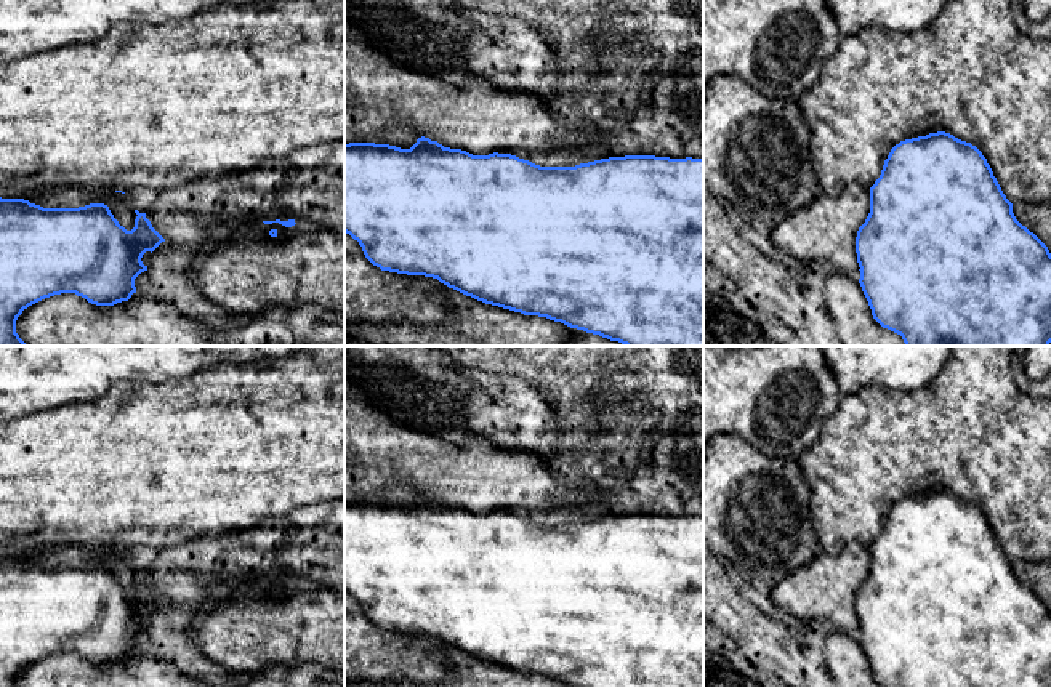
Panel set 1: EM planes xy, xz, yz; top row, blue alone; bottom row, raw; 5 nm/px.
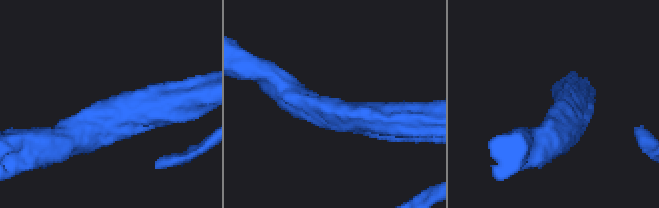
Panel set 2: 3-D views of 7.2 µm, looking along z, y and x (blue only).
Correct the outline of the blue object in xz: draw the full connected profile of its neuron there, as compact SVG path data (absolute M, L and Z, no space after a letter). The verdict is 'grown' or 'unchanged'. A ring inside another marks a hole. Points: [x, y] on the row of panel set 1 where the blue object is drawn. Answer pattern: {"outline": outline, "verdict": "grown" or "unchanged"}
{"outline": "M418 138L410 149L389 144L344 144L344 232L381 271L425 275L485 304L546 317L625 346L703 346L703 159L655 155L609 157L575 167L540 167L511 154L473 155Z", "verdict": "unchanged"}

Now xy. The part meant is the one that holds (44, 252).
{"outline": "M0 197L0 346L27 346L16 333L16 320L29 306L61 293L75 293L96 306L114 306L136 293L135 279L147 271L141 258L165 239L139 213L135 227L127 231L104 203L79 208L43 208L24 199Z", "verdict": "unchanged"}

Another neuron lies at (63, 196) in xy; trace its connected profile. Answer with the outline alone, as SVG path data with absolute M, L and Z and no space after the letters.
M58 186L40 189L29 197L21 197L43 208L79 208L83 202L98 199L99 192L85 192L77 186Z

